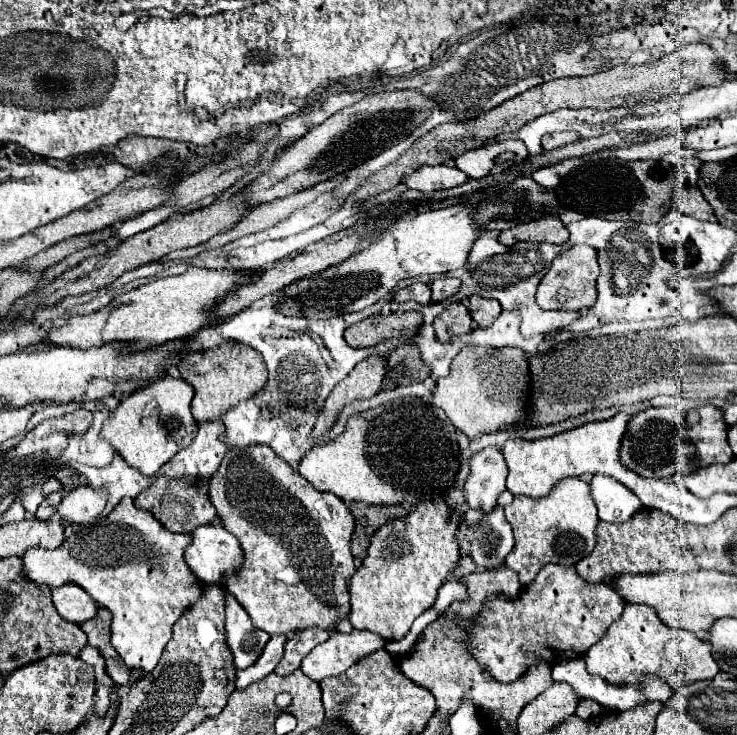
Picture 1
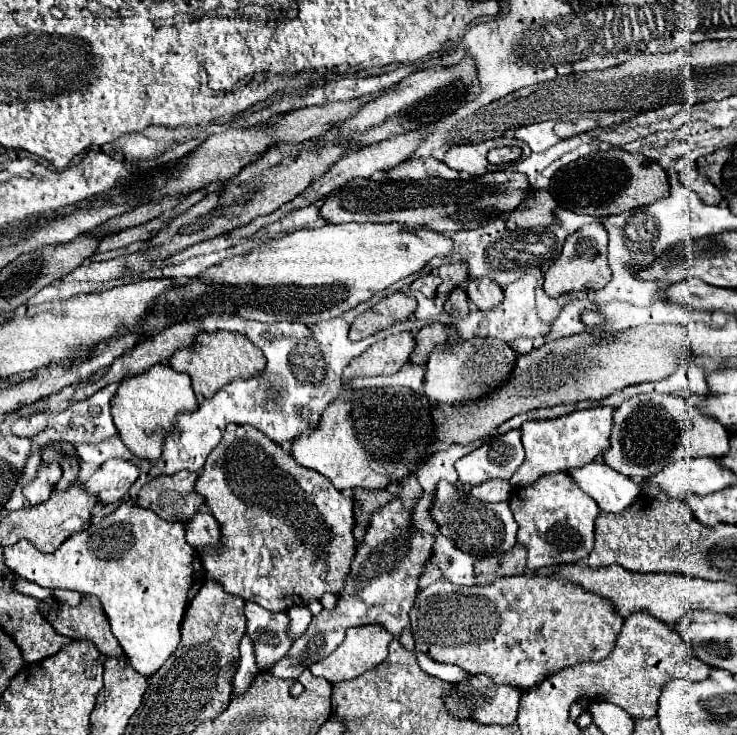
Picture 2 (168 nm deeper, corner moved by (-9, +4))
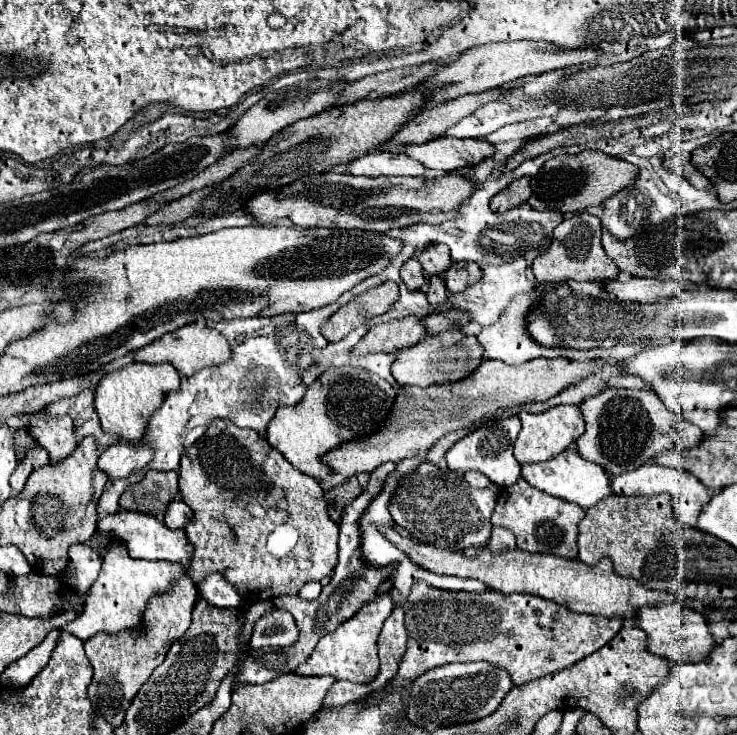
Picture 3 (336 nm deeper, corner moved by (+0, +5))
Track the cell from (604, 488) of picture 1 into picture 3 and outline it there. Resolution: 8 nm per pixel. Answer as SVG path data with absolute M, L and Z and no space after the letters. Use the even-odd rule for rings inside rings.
M576 447L566 449L556 459L550 459L544 463L534 463L534 465L522 465L522 477L528 483L532 483L534 487L538 487L540 491L566 499L566 501L572 501L572 503L578 503L584 509L592 507L600 499L612 495L612 481L610 481L608 473L600 465L582 459L580 453L576 451Z

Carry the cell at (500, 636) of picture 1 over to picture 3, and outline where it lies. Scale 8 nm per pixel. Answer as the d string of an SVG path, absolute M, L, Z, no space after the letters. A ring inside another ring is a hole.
M424 581L412 585L402 609L408 631L406 653L402 655L398 673L392 681L384 689L372 691L364 699L364 705L382 703L392 689L410 689L420 675L446 663L486 661L494 667L506 669L512 683L520 687L528 681L572 667L604 647L622 627L622 619L576 613L530 593L506 595L496 589L486 589L482 593L444 591Z

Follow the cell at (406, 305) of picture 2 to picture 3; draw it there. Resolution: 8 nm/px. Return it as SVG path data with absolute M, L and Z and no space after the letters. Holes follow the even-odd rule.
M386 281L358 297L354 297L348 305L344 305L340 311L328 319L328 323L322 327L324 337L328 341L340 341L356 327L364 325L368 319L376 315L384 315L396 301L398 301L398 285L394 281Z

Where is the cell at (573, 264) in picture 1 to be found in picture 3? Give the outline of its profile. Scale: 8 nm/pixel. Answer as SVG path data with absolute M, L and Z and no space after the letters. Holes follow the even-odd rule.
M582 211L566 221L562 221L554 231L554 241L550 249L536 257L532 263L532 271L538 283L564 283L564 281L606 281L618 275L618 267L608 259L600 243L600 219Z

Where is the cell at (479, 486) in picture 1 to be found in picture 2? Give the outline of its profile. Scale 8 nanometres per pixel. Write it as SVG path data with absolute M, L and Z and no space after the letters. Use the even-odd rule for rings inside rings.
M509 430L507 434L495 436L481 448L459 458L455 462L455 470L463 484L475 486L493 478L509 480L521 464L523 464L521 430Z

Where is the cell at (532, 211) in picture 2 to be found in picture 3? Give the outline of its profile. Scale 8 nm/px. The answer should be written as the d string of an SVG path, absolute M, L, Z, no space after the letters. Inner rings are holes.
M522 177L516 179L508 189L500 191L498 195L494 195L490 207L496 213L506 213L514 207L520 207L524 203L528 203L528 199L532 197L532 189L530 189L530 177Z

